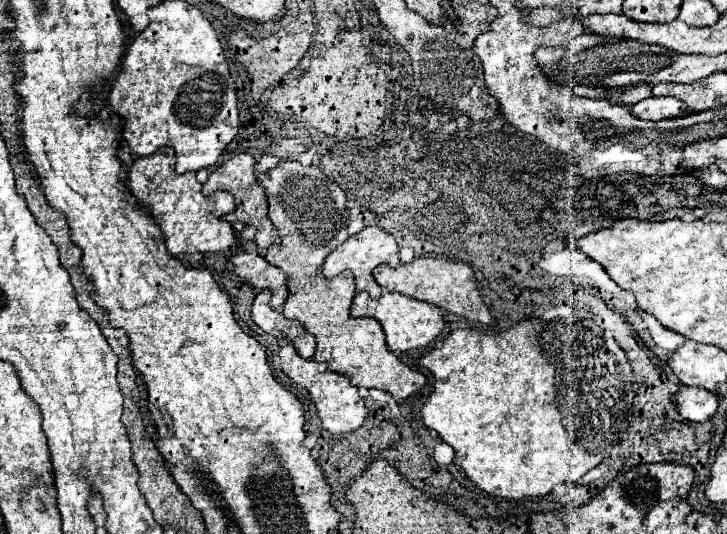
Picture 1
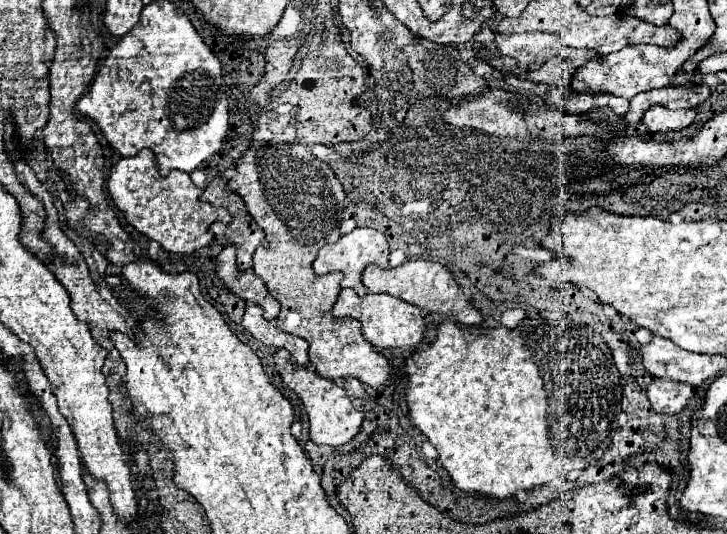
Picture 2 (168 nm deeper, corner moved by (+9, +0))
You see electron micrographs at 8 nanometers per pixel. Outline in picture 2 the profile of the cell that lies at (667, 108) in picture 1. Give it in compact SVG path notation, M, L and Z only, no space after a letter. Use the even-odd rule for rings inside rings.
M654 105L642 115L642 123L652 133L668 133L668 131L688 127L694 121L694 117L696 117L696 109L676 109L676 111L672 111L672 109L666 109L662 105Z

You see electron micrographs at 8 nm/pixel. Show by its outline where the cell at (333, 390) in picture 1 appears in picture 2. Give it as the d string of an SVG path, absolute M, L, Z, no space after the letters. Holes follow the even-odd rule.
M278 349L274 353L274 365L276 365L276 371L280 373L282 381L292 391L296 391L298 397L302 399L302 403L304 403L304 407L308 411L308 417L310 417L310 439L316 445L334 445L334 447L336 445L344 445L360 431L364 413L354 409L354 405L352 405L350 397L346 395L344 387L336 385L330 379L320 377L316 371L300 367L298 363L292 361L292 357L288 355L286 349Z

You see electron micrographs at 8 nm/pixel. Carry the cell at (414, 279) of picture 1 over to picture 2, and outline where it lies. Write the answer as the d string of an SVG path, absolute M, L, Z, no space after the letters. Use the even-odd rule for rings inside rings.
M416 259L416 261L406 261L394 269L380 269L376 265L368 265L362 273L362 281L364 281L368 293L388 293L406 303L414 303L422 309L428 309L432 313L450 315L464 325L480 325L482 323L482 315L472 311L472 305L466 299L466 295L462 293L462 289L458 287L452 271L436 261Z

